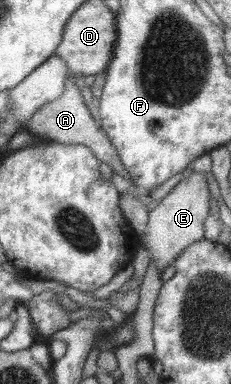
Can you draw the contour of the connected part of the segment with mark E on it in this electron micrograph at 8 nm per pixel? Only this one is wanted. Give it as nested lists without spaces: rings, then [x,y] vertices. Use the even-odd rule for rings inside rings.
[[[192,170],[158,203],[149,209],[146,231],[140,235],[144,246],[151,249],[153,261],[160,271],[173,265],[178,255],[191,243],[204,238],[204,221],[209,215],[209,181],[207,172]]]

